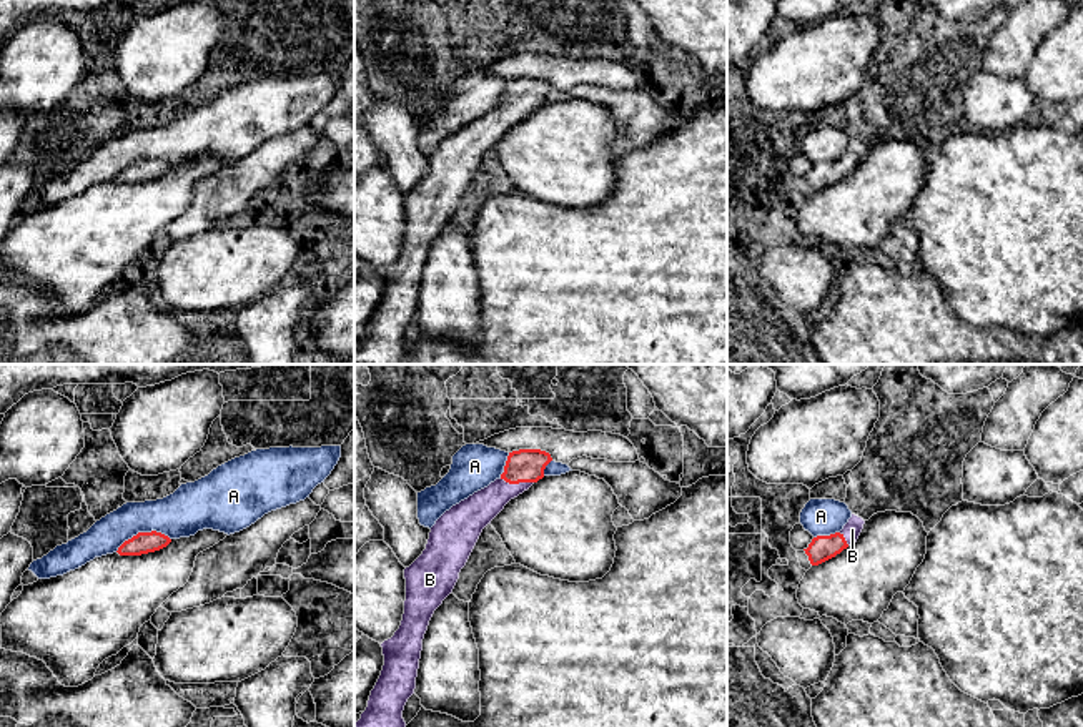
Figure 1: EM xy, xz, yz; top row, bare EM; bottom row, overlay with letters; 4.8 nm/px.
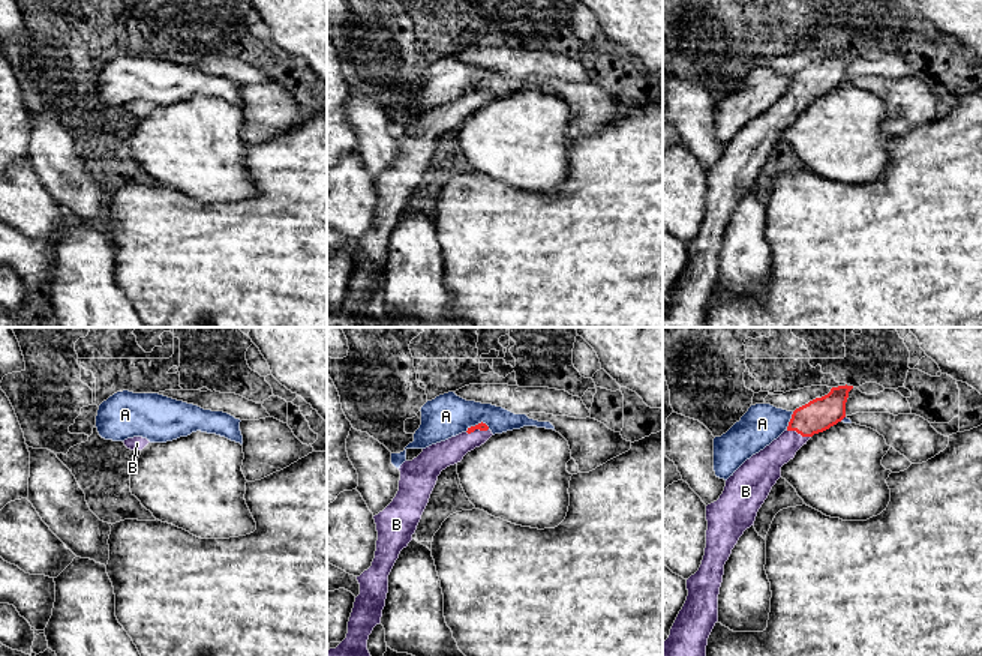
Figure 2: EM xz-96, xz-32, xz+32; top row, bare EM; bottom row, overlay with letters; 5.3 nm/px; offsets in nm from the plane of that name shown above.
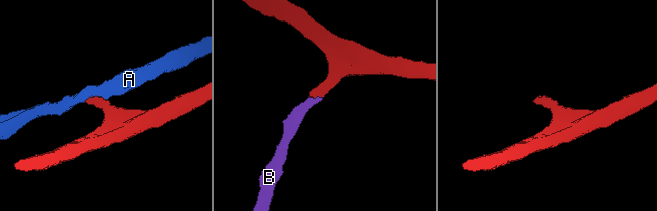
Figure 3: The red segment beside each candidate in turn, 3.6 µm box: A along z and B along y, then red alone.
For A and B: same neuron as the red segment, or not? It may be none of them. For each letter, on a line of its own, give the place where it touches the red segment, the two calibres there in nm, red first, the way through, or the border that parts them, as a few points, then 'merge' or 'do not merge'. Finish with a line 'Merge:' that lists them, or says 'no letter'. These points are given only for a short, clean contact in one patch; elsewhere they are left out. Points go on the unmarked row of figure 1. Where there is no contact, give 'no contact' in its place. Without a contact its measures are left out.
A: meets red in xy at (142, 160); 110 nm thick on the red side, 220 nm on the other; border along xy (170, 165), (155, 158), (138, 158), (115, 178); do not merge
B: meets red in xz at (516, 110); 160 nm thick on the red side, 160 nm on the other; runs through xz (526, 92), (516, 110), (474, 140); merge
Merge: B

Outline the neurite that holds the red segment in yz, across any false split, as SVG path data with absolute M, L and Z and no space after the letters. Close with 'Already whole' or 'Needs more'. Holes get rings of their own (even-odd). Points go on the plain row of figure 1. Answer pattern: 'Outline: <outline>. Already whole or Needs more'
Outline: M852 141L852 145L840 160L813 165L809 175L804 176L805 181L809 183L810 191L818 193L835 185L853 170L857 170L863 156L863 151L865 148L862 145Z. Needs more

